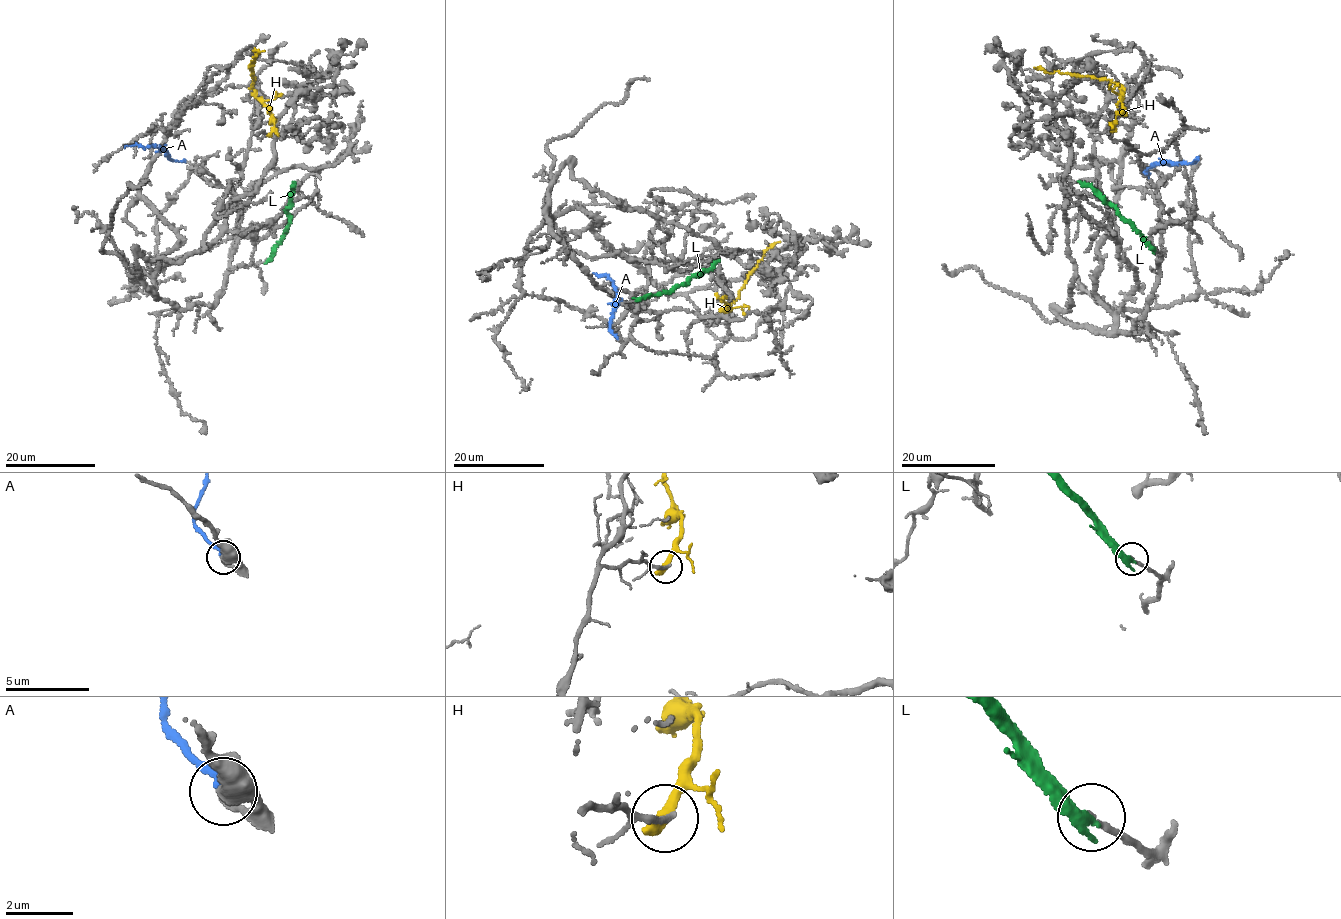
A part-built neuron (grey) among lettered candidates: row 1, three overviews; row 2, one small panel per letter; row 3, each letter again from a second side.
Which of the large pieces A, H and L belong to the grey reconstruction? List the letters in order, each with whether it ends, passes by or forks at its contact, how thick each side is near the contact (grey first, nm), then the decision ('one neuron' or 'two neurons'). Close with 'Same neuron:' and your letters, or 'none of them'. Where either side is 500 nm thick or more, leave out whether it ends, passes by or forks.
A: it ends | 220/240 nm | one neuron
H: it ends | 180/460 nm | two neurons
L: it ends | 150/400 nm | two neurons
Same neuron: A

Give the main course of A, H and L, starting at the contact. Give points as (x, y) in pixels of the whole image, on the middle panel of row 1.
A: (617, 337), (609, 328), (616, 307), (616, 290), (607, 275), (593, 274)
H: (717, 296), (726, 302), (729, 310), (726, 308), (739, 294), (747, 275), (766, 249), (779, 242)
L: (637, 300), (668, 293), (719, 260)

